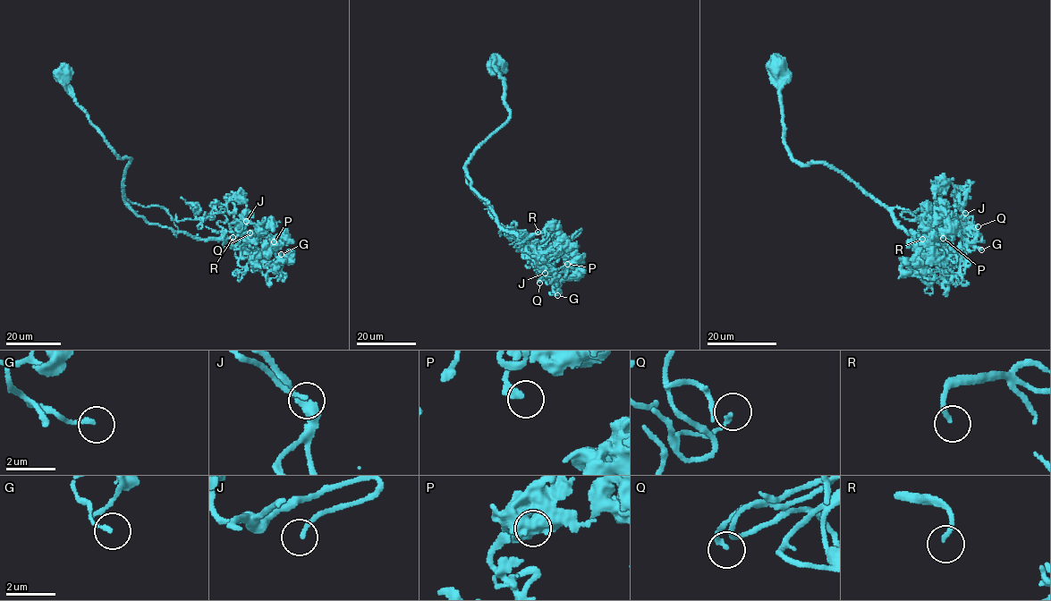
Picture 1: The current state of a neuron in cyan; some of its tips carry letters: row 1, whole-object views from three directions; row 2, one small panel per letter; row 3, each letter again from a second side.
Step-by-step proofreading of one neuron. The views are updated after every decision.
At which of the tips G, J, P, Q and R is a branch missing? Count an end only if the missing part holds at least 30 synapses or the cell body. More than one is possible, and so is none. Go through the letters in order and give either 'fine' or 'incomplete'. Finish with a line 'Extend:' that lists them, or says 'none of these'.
G: fine
J: incomplete
P: fine
Q: fine
R: incomplete
Extend: J, R

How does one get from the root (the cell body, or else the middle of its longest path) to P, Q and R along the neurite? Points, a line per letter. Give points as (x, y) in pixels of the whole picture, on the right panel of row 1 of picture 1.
P: (780, 65), (783, 137), (792, 157), (826, 163), (917, 240), (953, 250), (926, 258), (930, 242), (943, 238)
Q: (780, 65), (783, 137), (795, 160), (836, 169), (918, 241), (954, 249), (967, 233), (964, 227), (978, 226)
R: (780, 65), (783, 137), (792, 157), (826, 163), (917, 240), (936, 244), (930, 232), (922, 239)

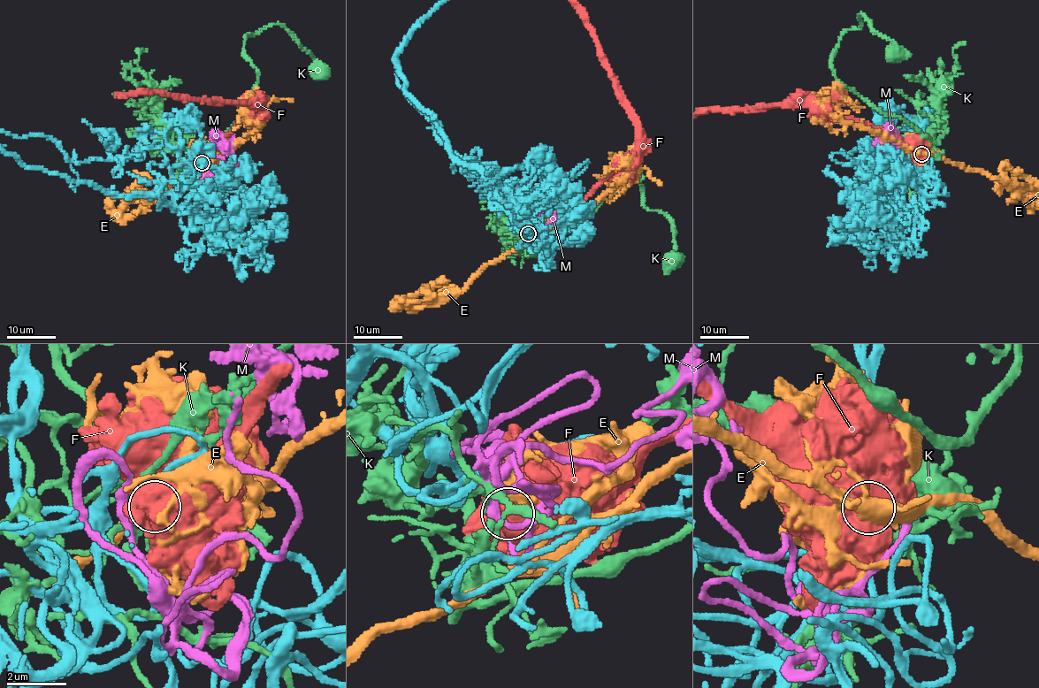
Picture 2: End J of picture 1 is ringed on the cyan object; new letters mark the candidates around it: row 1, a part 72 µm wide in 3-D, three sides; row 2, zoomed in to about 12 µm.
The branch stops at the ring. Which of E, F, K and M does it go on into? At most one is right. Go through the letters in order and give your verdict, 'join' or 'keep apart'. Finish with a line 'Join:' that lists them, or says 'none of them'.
E: keep apart
F: keep apart
K: keep apart
M: join
Join: M

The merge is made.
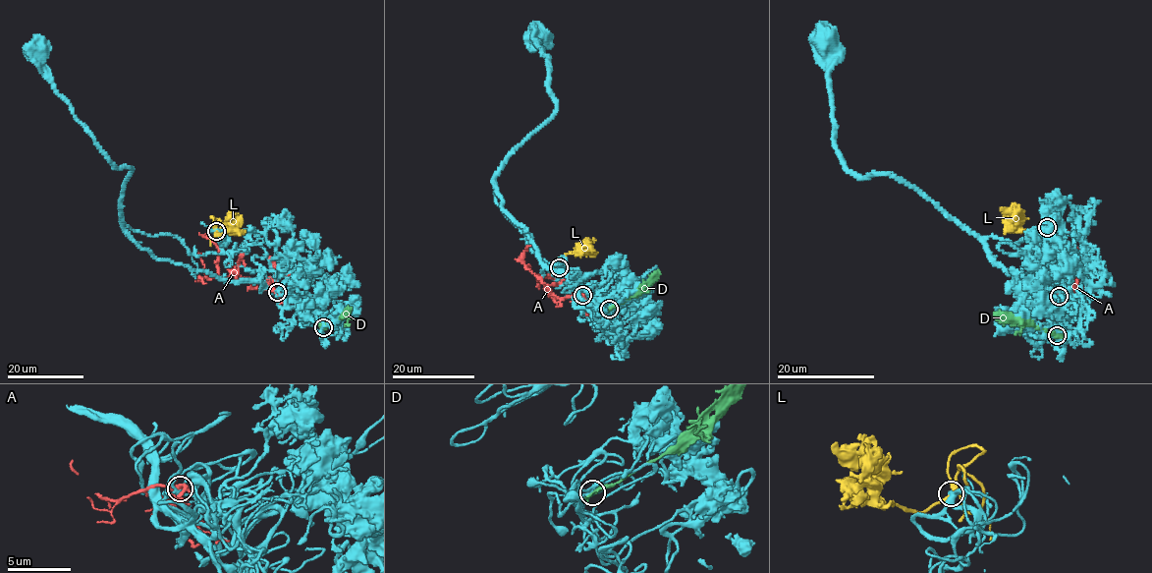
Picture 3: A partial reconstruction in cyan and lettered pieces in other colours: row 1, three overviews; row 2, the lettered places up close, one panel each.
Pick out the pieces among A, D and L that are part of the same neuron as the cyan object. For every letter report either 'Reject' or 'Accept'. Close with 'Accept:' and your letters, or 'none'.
A: Reject
D: Reject
L: Accept
Accept: L

